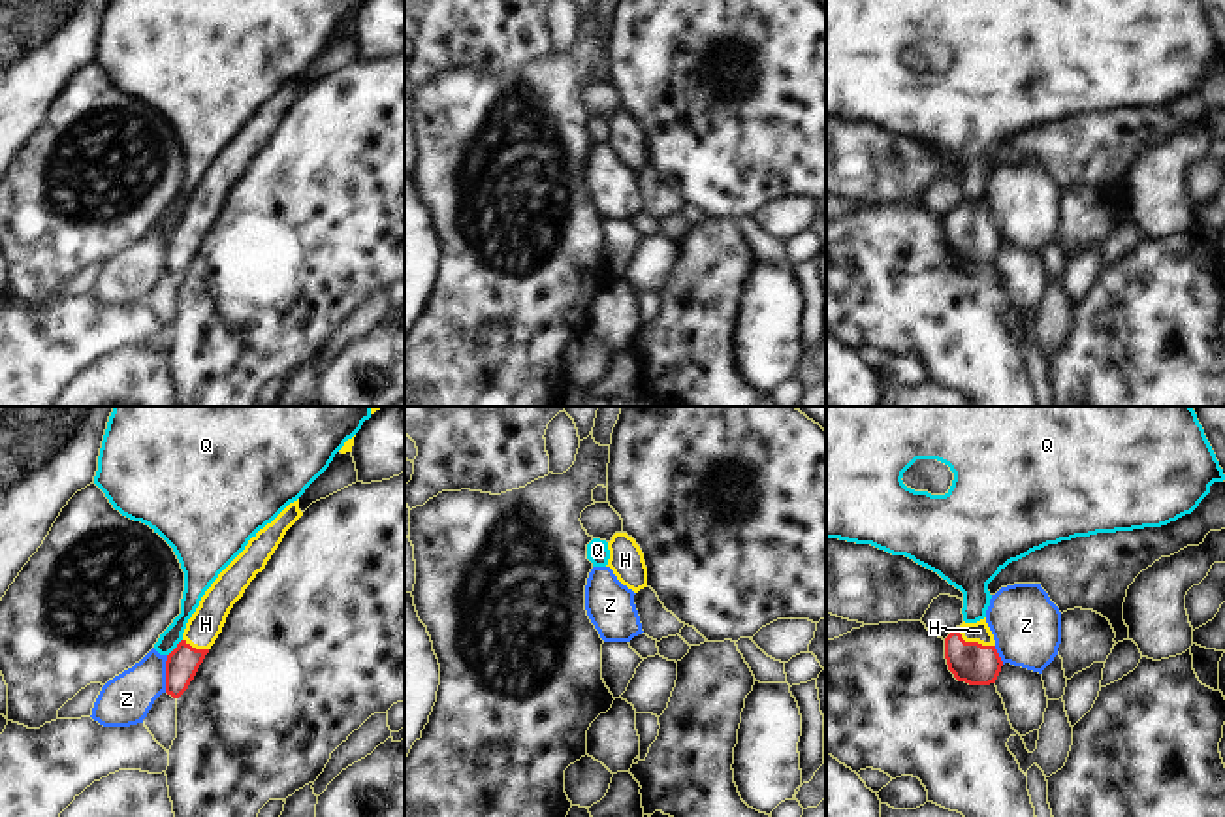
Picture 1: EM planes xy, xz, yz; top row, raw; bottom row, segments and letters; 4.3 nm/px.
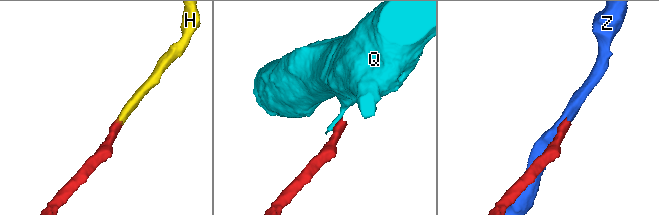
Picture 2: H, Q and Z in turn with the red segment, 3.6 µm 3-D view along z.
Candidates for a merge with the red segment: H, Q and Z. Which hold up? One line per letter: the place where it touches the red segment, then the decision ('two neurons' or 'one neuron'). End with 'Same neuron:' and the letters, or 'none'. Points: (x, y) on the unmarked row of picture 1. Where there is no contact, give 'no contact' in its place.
H: contact yz (973, 221); one neuron
Q: contact xy (175, 226); two neurons
Z: contact xy (166, 253); two neurons
Same neuron: H

